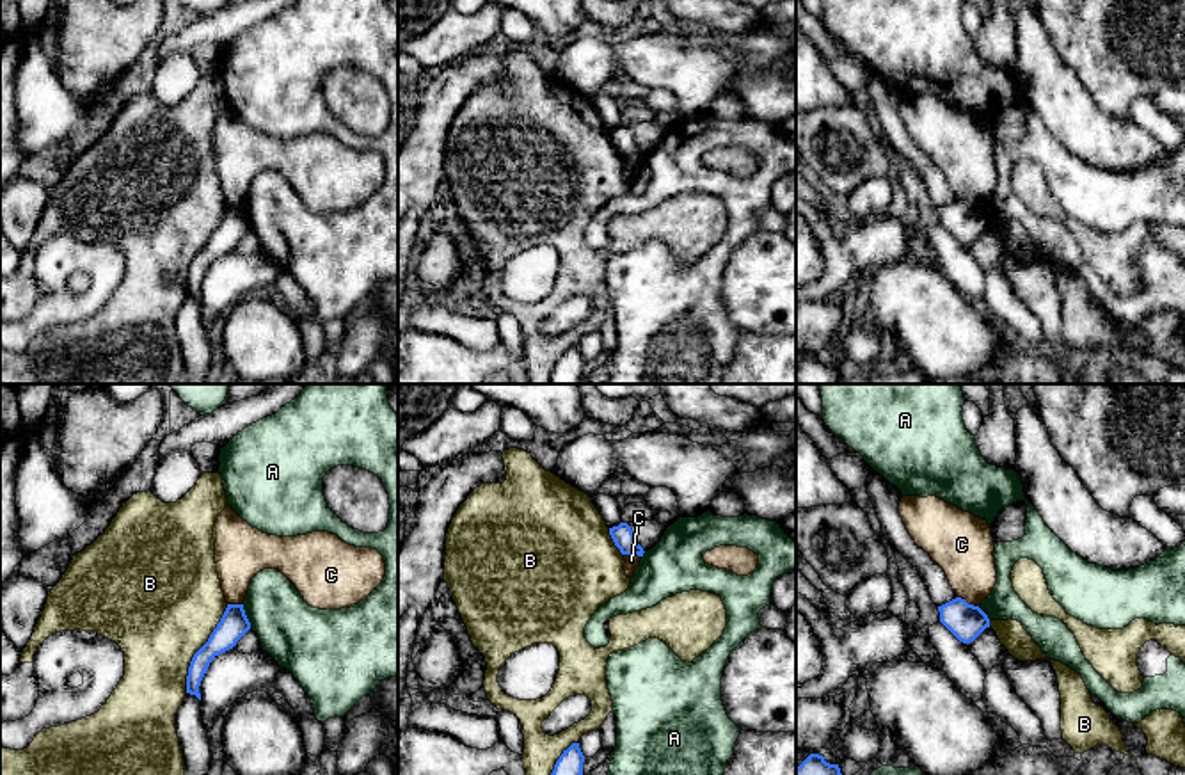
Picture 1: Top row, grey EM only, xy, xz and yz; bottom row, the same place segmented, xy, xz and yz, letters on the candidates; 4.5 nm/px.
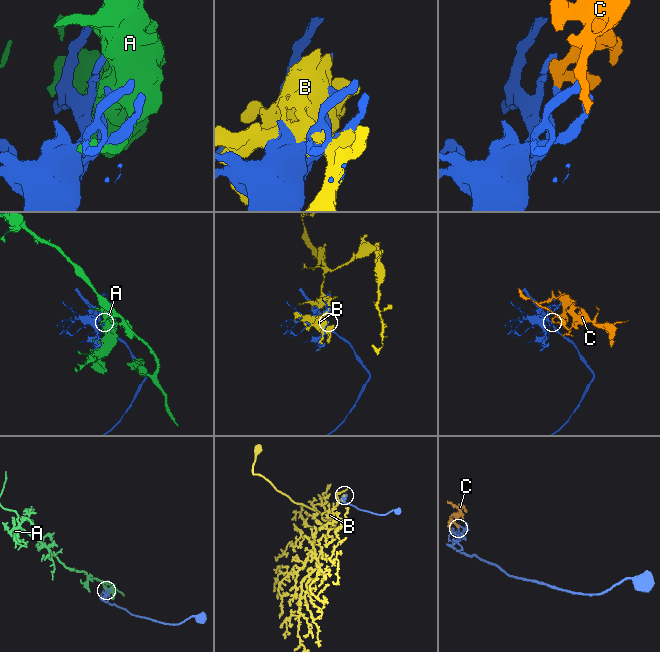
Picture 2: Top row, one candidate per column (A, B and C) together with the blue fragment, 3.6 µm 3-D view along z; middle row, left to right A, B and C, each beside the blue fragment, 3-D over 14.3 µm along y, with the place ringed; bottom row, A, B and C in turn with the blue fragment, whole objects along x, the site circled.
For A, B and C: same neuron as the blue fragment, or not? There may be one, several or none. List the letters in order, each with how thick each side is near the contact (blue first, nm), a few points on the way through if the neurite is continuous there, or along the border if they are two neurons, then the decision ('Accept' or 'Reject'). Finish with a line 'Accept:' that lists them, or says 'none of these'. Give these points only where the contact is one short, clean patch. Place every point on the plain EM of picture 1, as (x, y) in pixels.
A: Thickness 130 nm (blue) against 300 nm. Reject
B: Thickness 130 nm (blue) against 500 nm. Reject
C: Thickness 160 nm (blue) against 280 nm. Boundary: yz (958, 198), (978, 208). Reject
Accept: none of these

